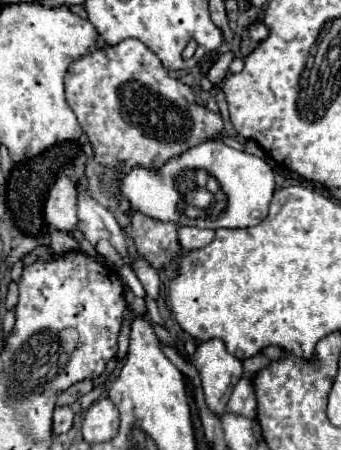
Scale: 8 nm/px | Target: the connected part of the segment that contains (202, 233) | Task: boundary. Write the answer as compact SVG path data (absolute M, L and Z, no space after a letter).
M183 226L179 228L179 242L183 250L199 250L205 248L209 242L213 242L215 230L207 228L193 228L193 226Z

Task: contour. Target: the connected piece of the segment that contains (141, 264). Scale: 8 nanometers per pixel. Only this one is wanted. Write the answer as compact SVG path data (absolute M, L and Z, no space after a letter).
M135 258L133 264L135 264L135 274L139 276L147 296L157 300L159 298L159 276L157 276L157 270L153 266L149 266L143 258Z

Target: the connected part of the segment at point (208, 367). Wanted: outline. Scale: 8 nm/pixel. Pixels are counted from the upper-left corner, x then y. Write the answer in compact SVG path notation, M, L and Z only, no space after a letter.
M211 338L197 346L193 354L193 366L199 370L209 410L215 416L221 416L235 384L243 376L241 360L227 352L223 340Z

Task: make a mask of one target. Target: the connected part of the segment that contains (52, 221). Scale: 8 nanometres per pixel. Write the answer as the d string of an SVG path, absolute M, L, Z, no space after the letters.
M57 178L45 204L45 220L51 228L61 232L69 232L77 226L77 184L73 178Z

